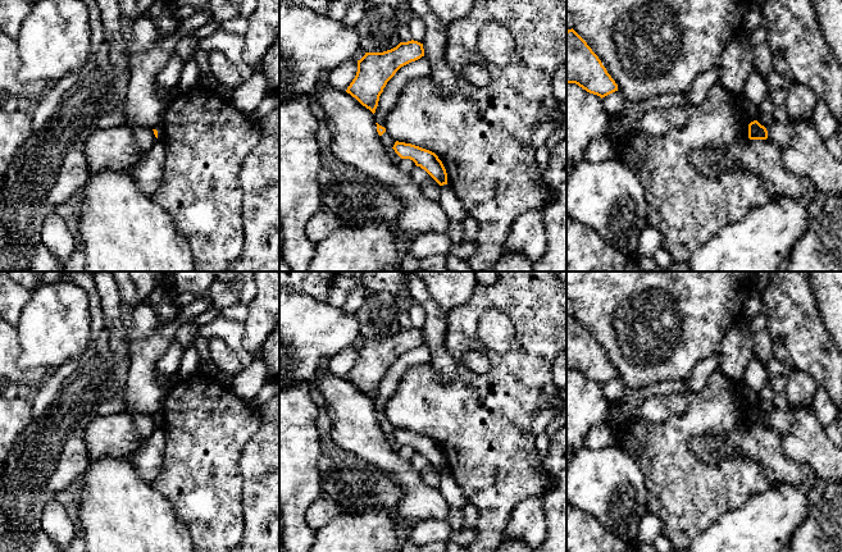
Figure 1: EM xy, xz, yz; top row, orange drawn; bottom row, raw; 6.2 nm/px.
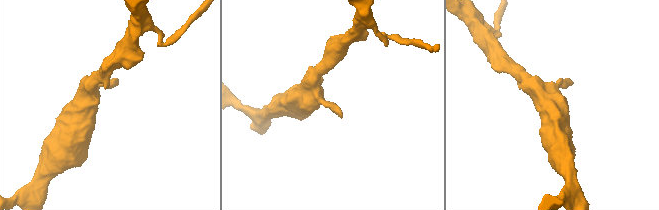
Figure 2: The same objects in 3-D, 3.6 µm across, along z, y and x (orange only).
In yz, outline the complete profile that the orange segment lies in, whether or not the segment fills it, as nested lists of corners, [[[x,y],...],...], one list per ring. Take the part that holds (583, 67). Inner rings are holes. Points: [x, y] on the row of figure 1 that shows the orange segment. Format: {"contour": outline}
{"contour": [[[573,28],[566,31],[566,83],[575,83],[601,99],[618,91],[598,56]]]}

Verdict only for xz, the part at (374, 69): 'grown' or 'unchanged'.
unchanged

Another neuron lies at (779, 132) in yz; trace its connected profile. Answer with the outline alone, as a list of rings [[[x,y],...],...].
[[[787,119],[784,122],[775,122],[773,120],[768,131],[768,140],[770,142],[777,143],[780,149],[788,145],[792,137],[793,127],[792,127],[792,119]]]

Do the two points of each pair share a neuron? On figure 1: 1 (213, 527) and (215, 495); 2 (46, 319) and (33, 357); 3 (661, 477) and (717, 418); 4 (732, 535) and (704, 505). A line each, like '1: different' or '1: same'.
1: same
2: same
3: same
4: different

